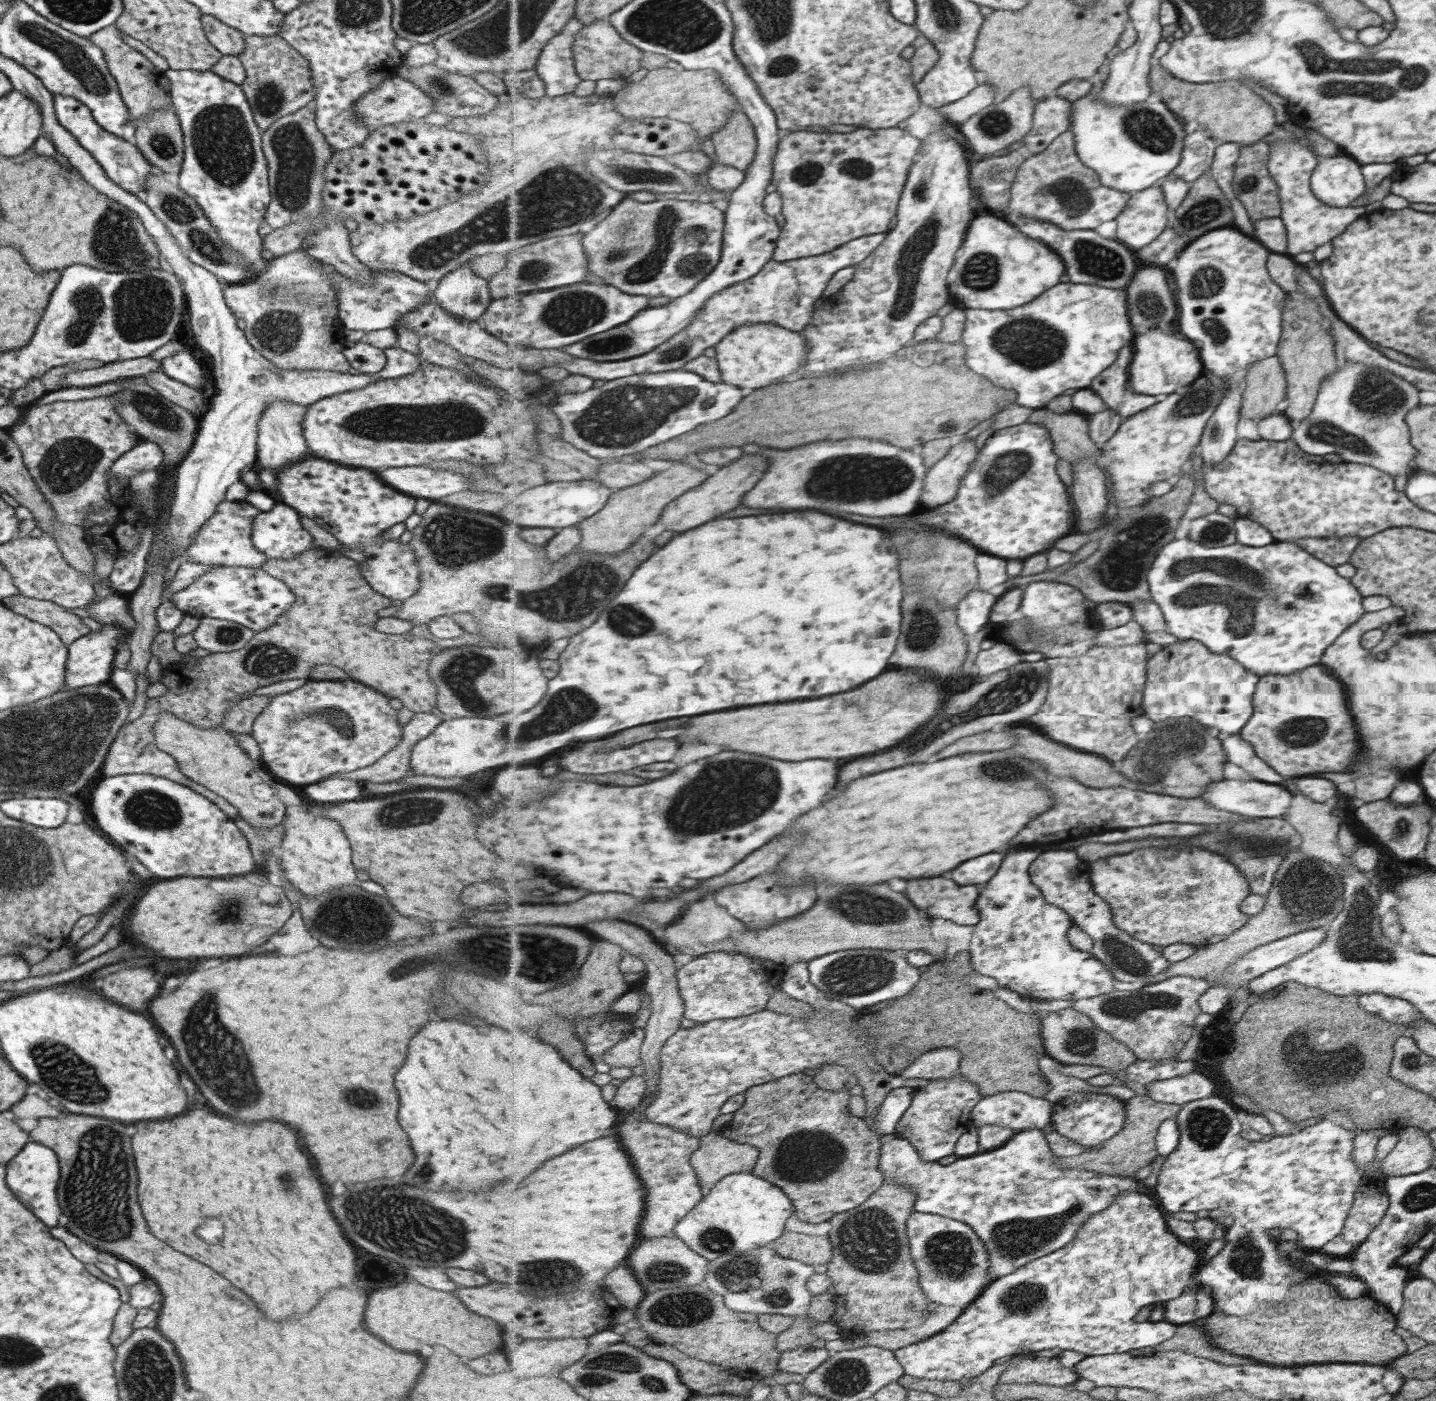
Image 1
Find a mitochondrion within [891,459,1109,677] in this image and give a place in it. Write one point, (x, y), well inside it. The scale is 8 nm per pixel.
(924, 630)

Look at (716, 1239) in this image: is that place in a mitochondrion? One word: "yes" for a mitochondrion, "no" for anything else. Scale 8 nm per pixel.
yes

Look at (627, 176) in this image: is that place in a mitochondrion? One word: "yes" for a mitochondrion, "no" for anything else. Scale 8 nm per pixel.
yes

